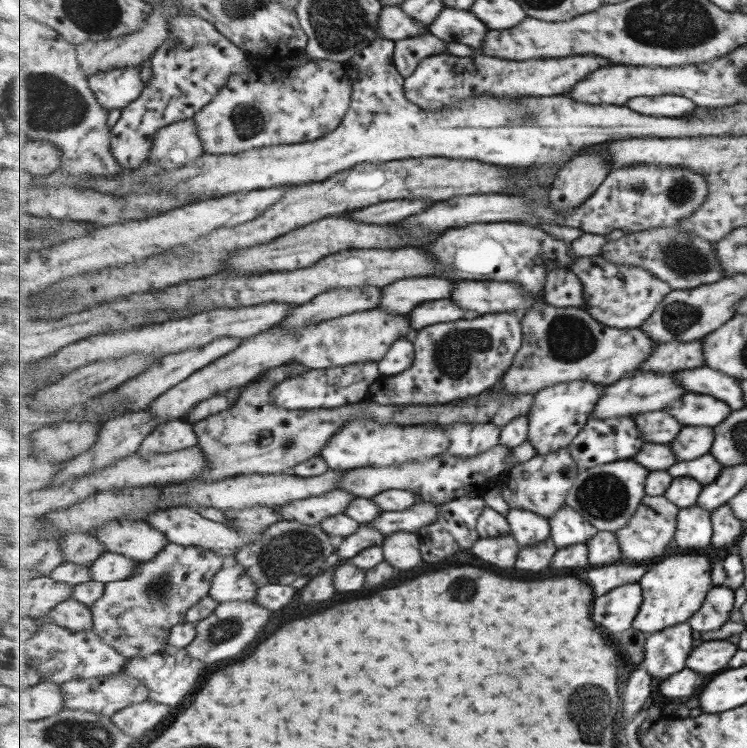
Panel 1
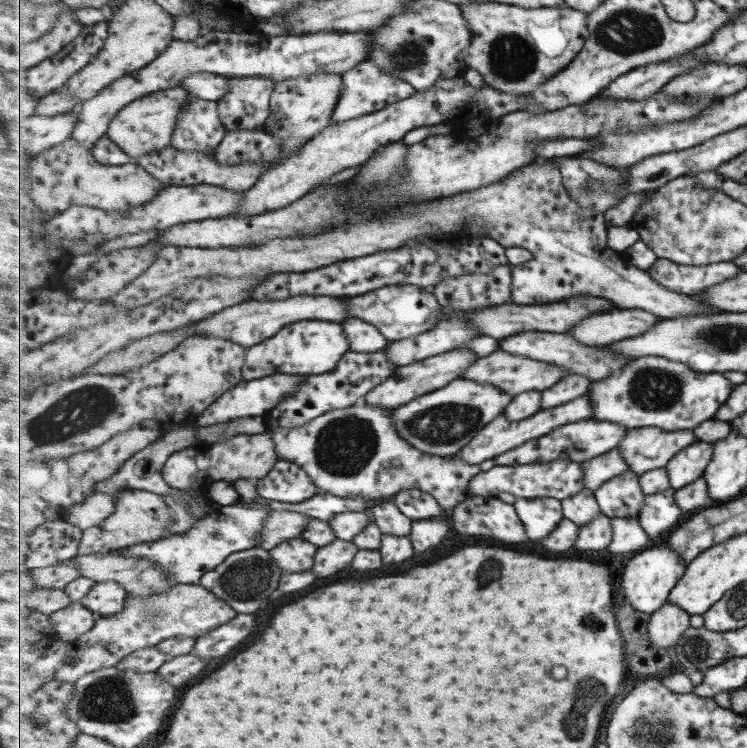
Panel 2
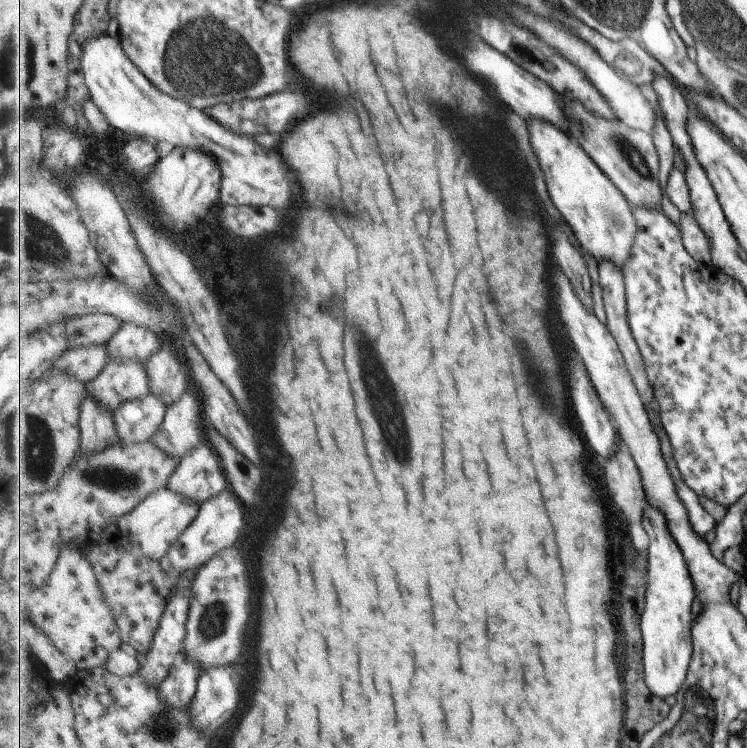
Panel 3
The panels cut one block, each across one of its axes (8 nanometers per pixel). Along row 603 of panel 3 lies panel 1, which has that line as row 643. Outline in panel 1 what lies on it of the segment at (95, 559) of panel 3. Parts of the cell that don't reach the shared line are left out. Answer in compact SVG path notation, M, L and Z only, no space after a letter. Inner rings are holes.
M170 542L155 558L141 561L137 574L106 585L103 597L91 607L93 632L123 657L147 657L164 650L172 629L185 623L189 610L210 595L213 577L227 562L213 550Z

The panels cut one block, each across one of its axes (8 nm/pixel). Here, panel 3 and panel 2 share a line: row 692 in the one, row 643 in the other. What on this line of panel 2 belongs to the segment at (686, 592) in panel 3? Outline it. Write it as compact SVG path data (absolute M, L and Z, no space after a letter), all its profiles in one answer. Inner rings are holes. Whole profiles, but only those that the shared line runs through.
M665 603L660 611L653 613L648 631L652 638L651 644L657 648L674 649L679 644L683 633L691 628L691 616L689 612L679 608L679 605Z

